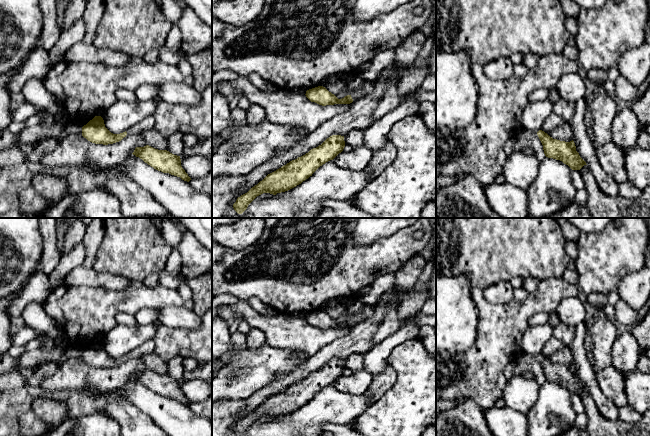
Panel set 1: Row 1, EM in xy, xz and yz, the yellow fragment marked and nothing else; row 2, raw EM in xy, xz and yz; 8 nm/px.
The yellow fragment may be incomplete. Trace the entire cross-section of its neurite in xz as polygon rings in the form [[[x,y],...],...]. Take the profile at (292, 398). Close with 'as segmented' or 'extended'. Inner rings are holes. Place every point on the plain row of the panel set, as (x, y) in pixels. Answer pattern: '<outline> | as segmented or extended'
[[[330,360],[321,369],[311,373],[305,379],[268,398],[247,417],[238,421],[233,428],[234,434],[236,436],[244,436],[248,429],[263,417],[276,419],[296,411],[312,400],[320,390],[333,384],[343,375],[344,371],[344,360]]] | as segmented

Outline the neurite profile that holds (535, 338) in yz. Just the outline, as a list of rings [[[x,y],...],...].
[[[549,323],[529,327],[522,338],[521,352],[531,356],[542,354],[547,341],[553,336]]]

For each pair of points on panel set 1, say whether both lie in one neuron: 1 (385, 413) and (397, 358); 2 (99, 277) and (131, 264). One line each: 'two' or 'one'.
1: one
2: two

